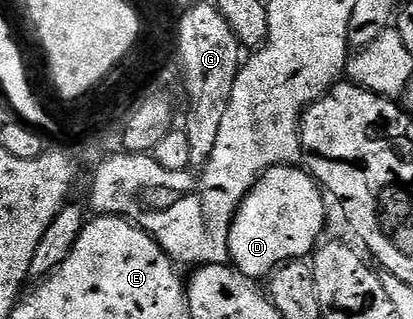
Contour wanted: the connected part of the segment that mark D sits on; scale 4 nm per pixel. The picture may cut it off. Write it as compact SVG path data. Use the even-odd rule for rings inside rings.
M293 165L265 170L238 205L230 225L229 261L234 269L249 278L262 280L283 262L313 255L326 226L325 201L322 187L305 169Z

